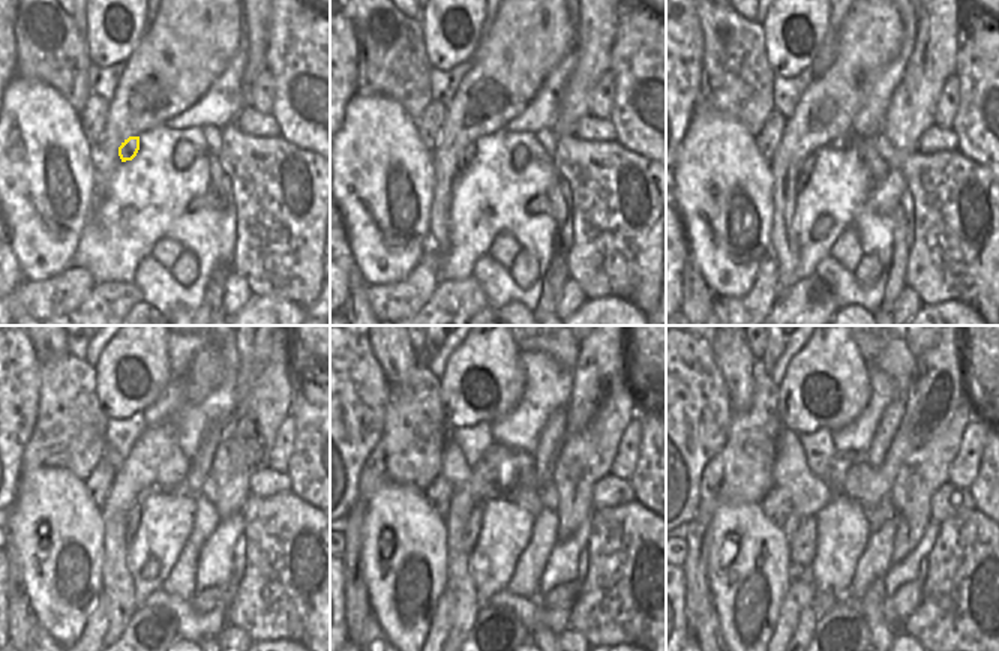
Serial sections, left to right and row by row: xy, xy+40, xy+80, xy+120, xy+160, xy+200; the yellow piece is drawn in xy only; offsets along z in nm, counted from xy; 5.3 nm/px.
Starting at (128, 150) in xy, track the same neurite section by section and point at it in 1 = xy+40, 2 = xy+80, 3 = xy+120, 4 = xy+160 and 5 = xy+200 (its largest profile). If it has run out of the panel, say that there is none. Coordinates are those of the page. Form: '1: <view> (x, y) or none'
1: xy+40 (470, 152)
2: xy+80 (806, 168)
3: xy+120 (135, 512)
4: xy+160 (470, 534)
5: xy+200 (804, 542)

